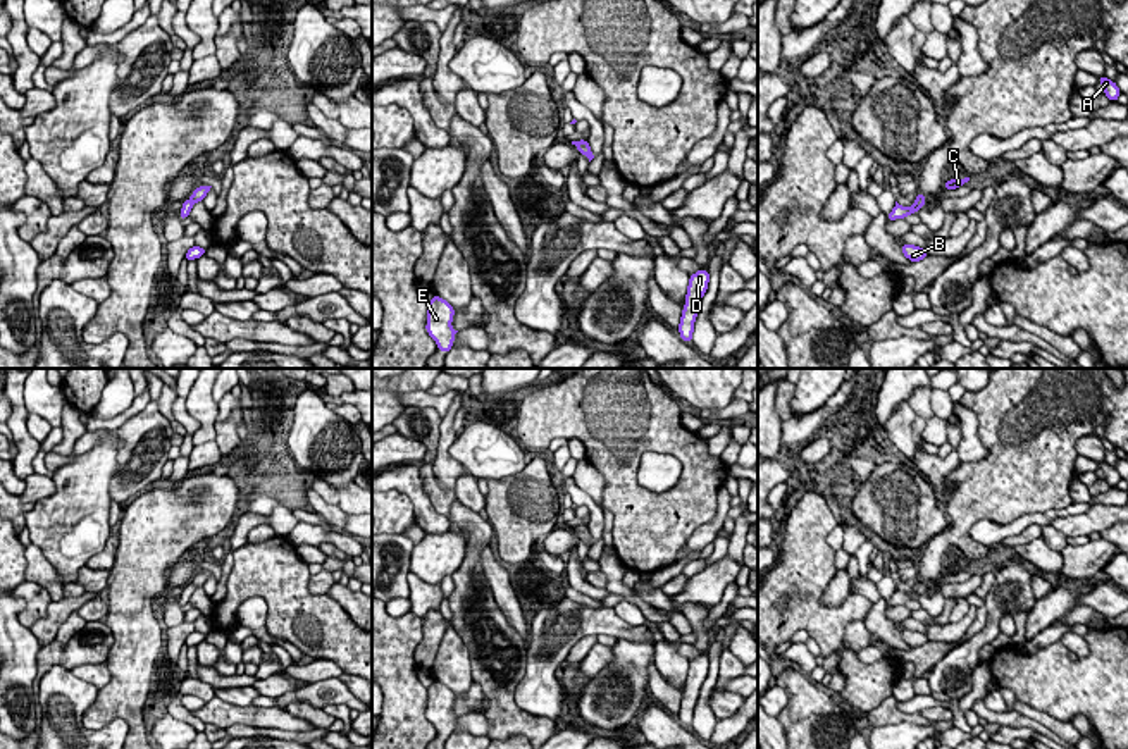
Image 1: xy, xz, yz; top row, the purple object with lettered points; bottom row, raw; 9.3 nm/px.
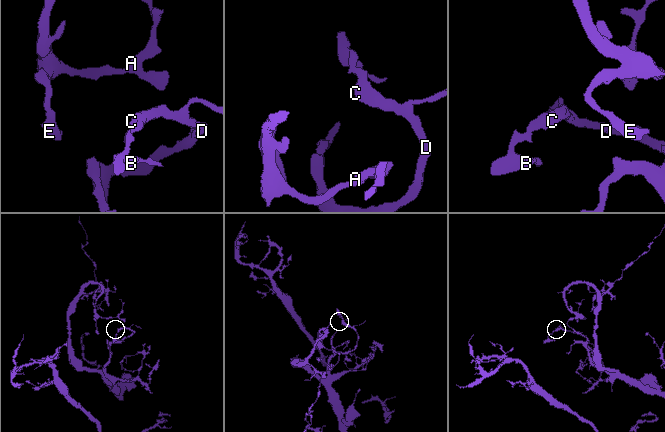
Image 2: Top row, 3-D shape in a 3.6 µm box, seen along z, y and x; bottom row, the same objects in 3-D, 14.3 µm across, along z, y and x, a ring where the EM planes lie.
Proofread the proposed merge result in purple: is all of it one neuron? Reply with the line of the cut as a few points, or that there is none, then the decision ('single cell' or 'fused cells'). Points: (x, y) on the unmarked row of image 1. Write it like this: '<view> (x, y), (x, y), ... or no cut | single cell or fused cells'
no cut | single cell

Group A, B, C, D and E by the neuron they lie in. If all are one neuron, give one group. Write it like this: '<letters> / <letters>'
A B C D E

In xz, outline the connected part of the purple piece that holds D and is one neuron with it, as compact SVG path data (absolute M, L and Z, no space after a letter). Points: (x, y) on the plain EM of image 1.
M701 654L689 663L685 690L679 709L679 720L684 728L692 727L694 708L699 697L703 682L708 677L710 658Z

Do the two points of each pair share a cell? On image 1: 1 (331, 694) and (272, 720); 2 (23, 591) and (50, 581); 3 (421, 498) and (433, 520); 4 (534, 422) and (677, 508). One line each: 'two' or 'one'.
1: two
2: two
3: one
4: one

